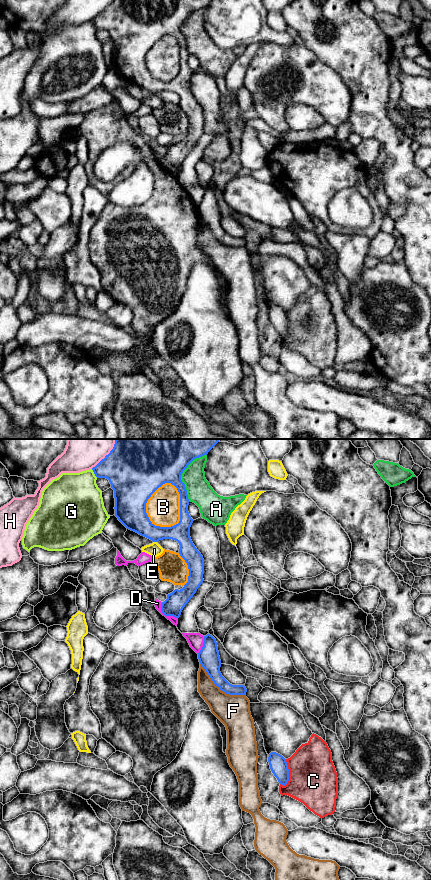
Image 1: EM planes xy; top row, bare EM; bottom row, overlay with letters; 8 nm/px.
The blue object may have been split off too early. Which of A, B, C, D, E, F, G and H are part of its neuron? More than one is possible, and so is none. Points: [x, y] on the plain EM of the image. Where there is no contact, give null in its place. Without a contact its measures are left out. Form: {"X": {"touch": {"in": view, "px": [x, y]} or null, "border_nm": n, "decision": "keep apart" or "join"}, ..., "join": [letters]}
{"A": {"touch": {"in": "xy", "px": [181, 26]}, "border_nm": 400, "decision": "keep apart"}, "B": {"touch": {"in": "xy", "px": [147, 52]}, "border_nm": 380, "decision": "keep apart"}, "C": {"touch": {"in": "xy", "px": [288, 325]}, "border_nm": 220, "decision": "keep apart"}, "D": {"touch": {"in": "xy", "px": [165, 167]}, "border_nm": 190, "decision": "keep apart"}, "E": {"touch": {"in": "xy", "px": [155, 93]}, "border_nm": 30, "decision": "keep apart"}, "F": {"touch": {"in": "xy", "px": [220, 241]}, "border_nm": 440, "decision": "keep apart"}, "G": {"touch": {"in": "xy", "px": [94, 25]}, "border_nm": 90, "decision": "keep apart"}, "H": {"touch": {"in": "xy", "px": [102, 11]}, "border_nm": 240, "decision": "keep apart"}, "join": []}

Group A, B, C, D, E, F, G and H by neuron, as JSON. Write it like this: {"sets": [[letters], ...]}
{"sets": [["A"], ["B"], ["C"], ["D"], ["E"], ["F"], ["G"], ["H"]]}

